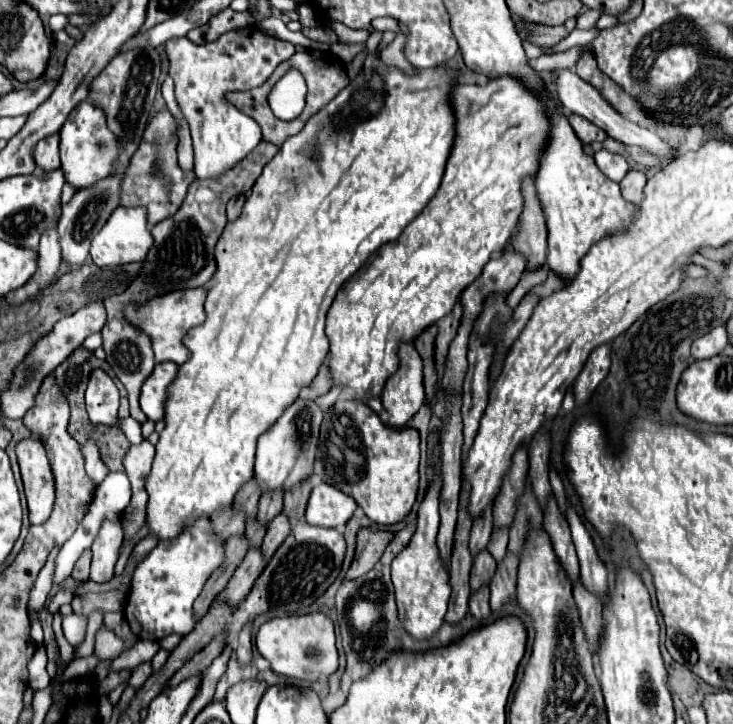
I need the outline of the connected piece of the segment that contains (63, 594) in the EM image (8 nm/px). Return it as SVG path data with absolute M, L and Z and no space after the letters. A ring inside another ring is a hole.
M60 589L60 591L54 595L52 603L48 605L48 611L50 611L50 613L56 613L60 605L64 605L64 603L72 603L72 599L74 599L72 591L68 591L68 589Z

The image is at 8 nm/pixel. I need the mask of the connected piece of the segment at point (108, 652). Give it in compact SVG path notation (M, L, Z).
M100 627L100 631L96 633L96 643L94 643L94 657L98 661L112 661L116 659L120 653L126 651L126 641L118 635L114 635L108 627Z

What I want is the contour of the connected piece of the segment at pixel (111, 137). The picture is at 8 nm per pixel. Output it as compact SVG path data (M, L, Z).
M88 101L80 103L60 129L60 159L66 183L70 183L76 191L90 189L104 177L110 177L116 171L120 153L120 139L108 129L106 117L100 109L94 109Z

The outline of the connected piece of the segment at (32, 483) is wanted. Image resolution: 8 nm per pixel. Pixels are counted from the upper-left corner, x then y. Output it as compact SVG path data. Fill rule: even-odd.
M28 437L16 445L20 473L24 481L30 523L40 525L50 517L55 500L55 482L40 439Z

